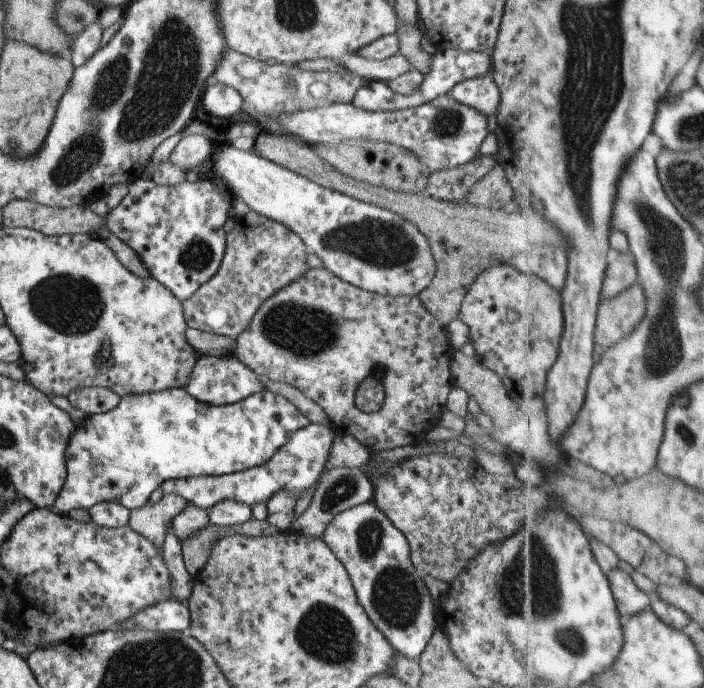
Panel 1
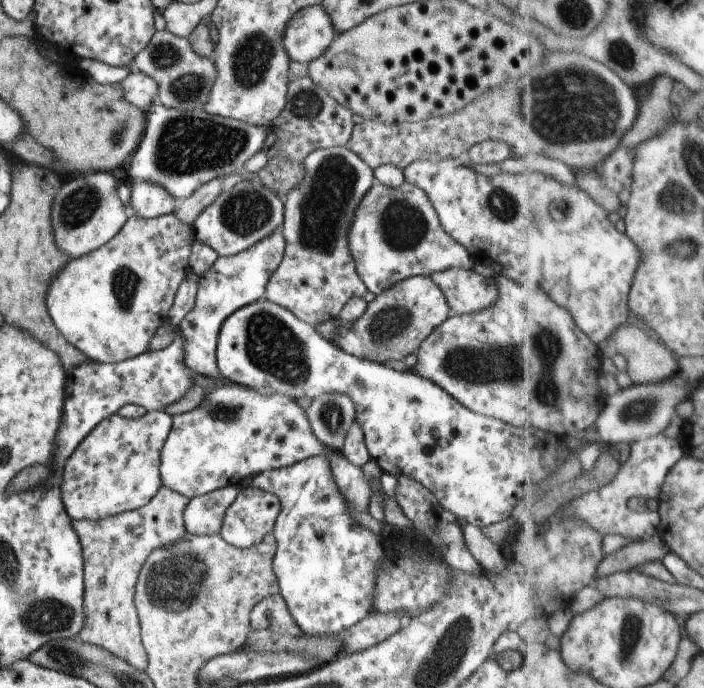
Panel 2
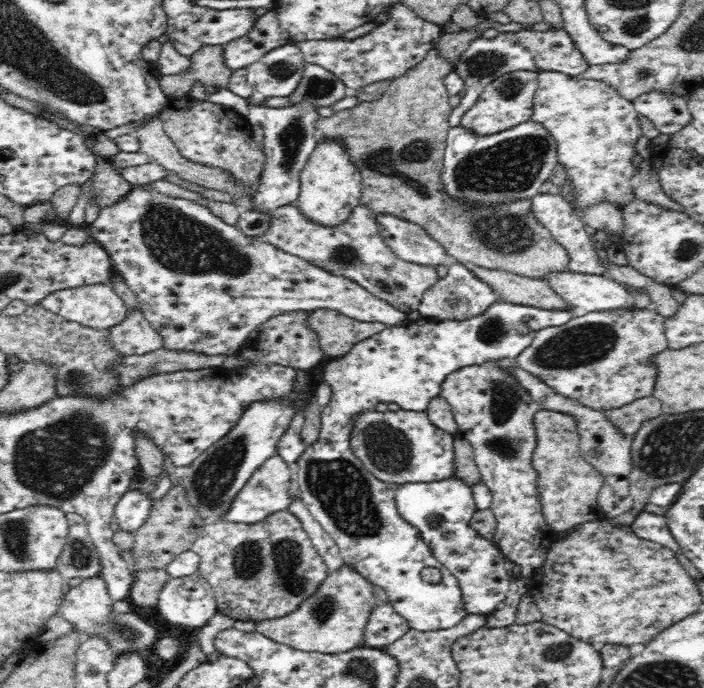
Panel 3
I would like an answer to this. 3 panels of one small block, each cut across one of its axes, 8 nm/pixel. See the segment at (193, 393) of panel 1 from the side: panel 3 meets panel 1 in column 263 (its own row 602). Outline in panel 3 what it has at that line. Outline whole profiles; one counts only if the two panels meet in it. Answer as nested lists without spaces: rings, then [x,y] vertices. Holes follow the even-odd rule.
[[[389,600],[378,603],[368,617],[363,644],[366,647],[387,647],[404,636],[408,629],[408,621],[396,612]]]

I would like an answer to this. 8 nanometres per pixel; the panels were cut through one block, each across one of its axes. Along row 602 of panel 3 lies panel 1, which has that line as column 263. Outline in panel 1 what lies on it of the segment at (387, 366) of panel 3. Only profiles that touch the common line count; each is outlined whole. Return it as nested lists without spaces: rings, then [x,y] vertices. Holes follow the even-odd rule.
[[[184,389],[128,395],[108,412],[93,414],[71,434],[65,459],[67,475],[56,502],[48,507],[68,516],[75,508],[89,509],[101,502],[117,502],[129,511],[148,504],[150,494],[167,480],[190,477],[220,476],[243,471],[268,462],[294,432],[311,422],[292,401],[275,392],[257,391],[241,401],[222,406],[206,406],[190,398]]]

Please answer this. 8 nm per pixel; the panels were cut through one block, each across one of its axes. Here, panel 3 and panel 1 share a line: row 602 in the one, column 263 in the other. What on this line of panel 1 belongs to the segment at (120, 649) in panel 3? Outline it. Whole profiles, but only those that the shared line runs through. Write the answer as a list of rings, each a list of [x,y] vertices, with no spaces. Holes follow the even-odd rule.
[[[228,48],[221,56],[210,82],[235,88],[243,98],[243,111],[248,116],[291,115],[297,111],[315,109],[318,105],[352,103],[356,91],[367,82],[354,75],[341,75],[331,71],[303,71],[298,65],[276,63],[270,66],[266,61],[250,58],[244,53]]]

